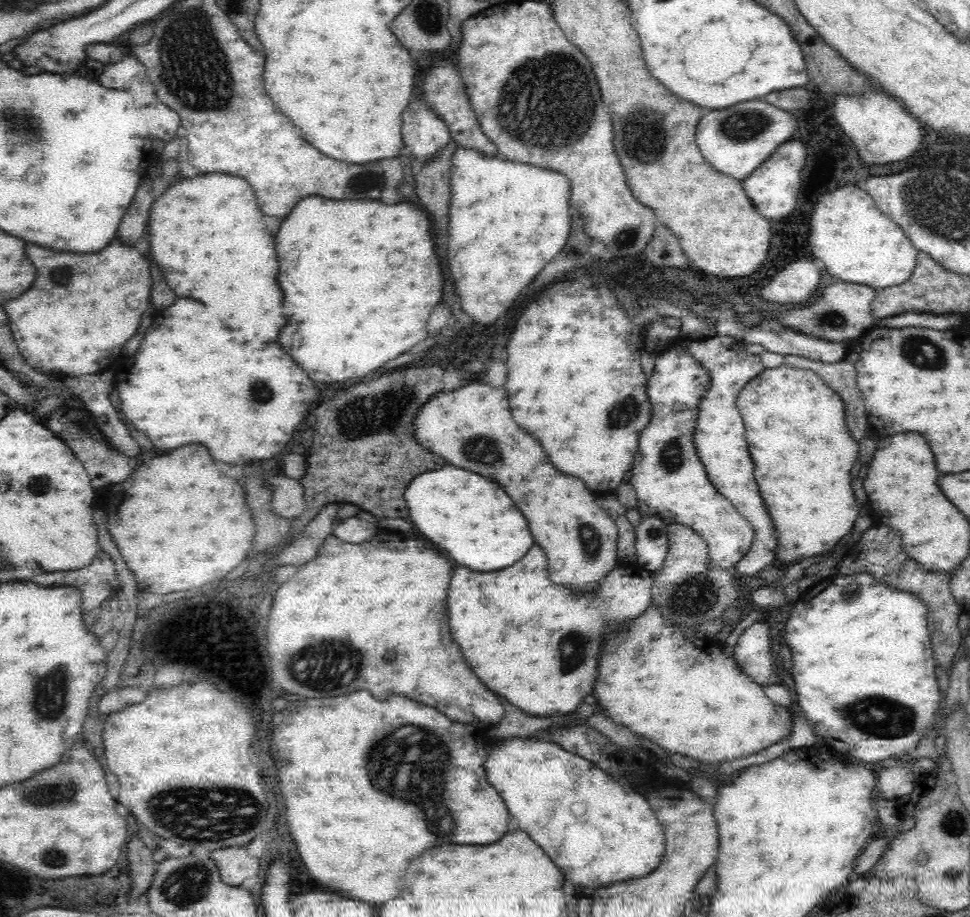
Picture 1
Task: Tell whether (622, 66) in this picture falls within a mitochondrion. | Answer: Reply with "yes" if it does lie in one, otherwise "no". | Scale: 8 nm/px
no

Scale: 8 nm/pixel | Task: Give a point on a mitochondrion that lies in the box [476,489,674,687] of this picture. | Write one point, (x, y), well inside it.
(574, 647)

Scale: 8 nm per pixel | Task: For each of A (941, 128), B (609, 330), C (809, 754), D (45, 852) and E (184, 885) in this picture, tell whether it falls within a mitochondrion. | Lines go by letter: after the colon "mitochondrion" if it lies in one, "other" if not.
A: other
B: other
C: other
D: mitochondrion
E: mitochondrion

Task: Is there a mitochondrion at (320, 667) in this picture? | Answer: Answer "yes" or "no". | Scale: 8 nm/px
yes

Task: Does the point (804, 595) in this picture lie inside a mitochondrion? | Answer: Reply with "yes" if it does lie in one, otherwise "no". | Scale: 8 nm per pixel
no

